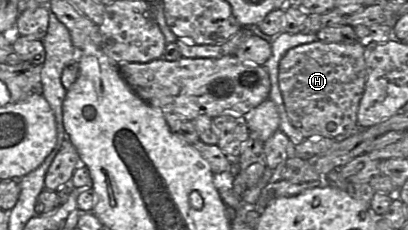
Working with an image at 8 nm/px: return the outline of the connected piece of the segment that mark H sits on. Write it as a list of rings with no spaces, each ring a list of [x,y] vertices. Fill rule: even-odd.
[[[322,42],[302,44],[287,51],[278,69],[278,84],[287,116],[304,139],[322,136],[342,140],[352,136],[358,125],[357,112],[365,89],[367,67],[363,42],[353,44]]]

